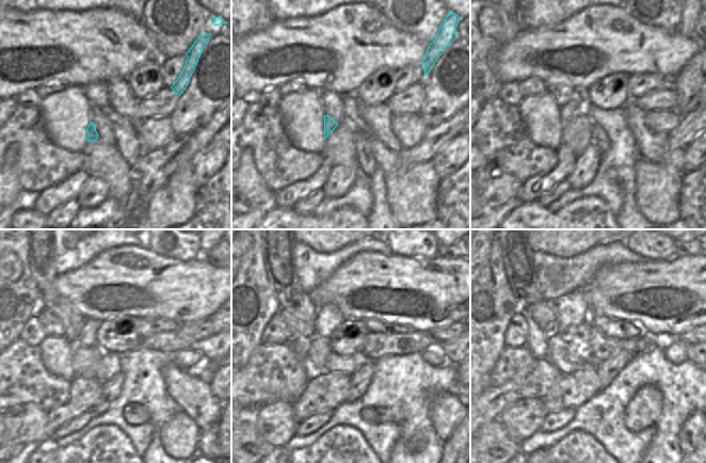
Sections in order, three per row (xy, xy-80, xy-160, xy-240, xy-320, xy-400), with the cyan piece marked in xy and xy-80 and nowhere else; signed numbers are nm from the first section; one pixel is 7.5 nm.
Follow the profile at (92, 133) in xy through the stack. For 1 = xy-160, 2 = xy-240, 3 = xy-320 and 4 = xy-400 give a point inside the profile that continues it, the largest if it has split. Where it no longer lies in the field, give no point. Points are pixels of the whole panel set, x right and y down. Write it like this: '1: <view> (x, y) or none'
1: xy-160 (575, 106)
2: xy-240 (87, 337)
3: xy-320 (329, 318)
4: xy-400 (573, 309)

